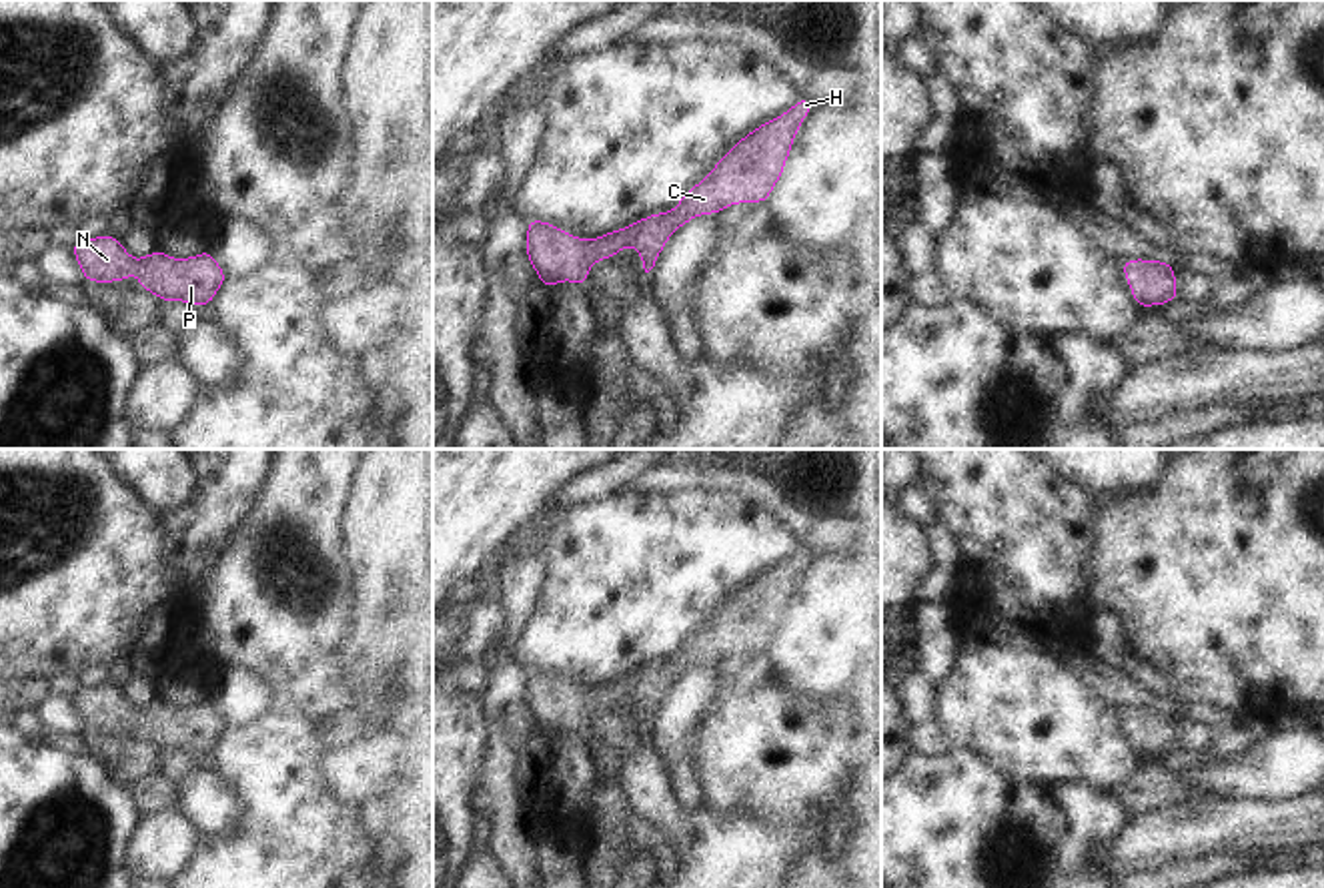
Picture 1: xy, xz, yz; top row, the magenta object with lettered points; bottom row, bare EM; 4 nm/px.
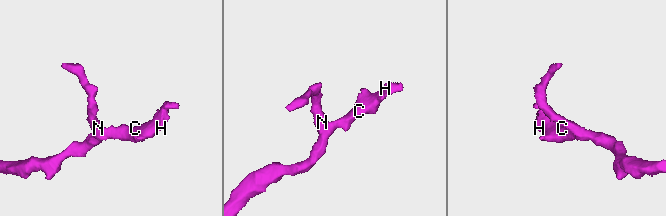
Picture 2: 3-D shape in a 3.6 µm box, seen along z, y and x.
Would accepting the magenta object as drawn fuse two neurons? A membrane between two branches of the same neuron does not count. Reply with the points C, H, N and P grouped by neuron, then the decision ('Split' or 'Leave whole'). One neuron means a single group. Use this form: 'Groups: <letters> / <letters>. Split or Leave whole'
Groups: C H N P. Leave whole

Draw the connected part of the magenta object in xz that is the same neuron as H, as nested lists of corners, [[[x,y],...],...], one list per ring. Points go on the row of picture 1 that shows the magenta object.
[[[803,96],[787,112],[747,132],[703,180],[681,196],[673,210],[643,216],[589,241],[551,223],[529,218],[525,253],[541,285],[551,291],[561,281],[587,287],[593,265],[601,259],[613,261],[627,247],[639,251],[643,269],[649,273],[669,237],[695,216],[717,214],[741,202],[765,204],[811,108],[811,98]]]

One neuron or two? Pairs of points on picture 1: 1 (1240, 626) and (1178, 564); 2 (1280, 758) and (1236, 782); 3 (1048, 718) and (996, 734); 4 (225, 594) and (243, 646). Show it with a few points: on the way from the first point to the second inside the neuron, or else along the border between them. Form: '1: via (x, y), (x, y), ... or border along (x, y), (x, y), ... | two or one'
1: via (1224, 610), (1194, 580) | one
2: via (1270, 768), (1246, 776) | one
3: via (1036, 718), (1012, 718), (1008, 722) | one
4: via (237, 606), (237, 634) | one

